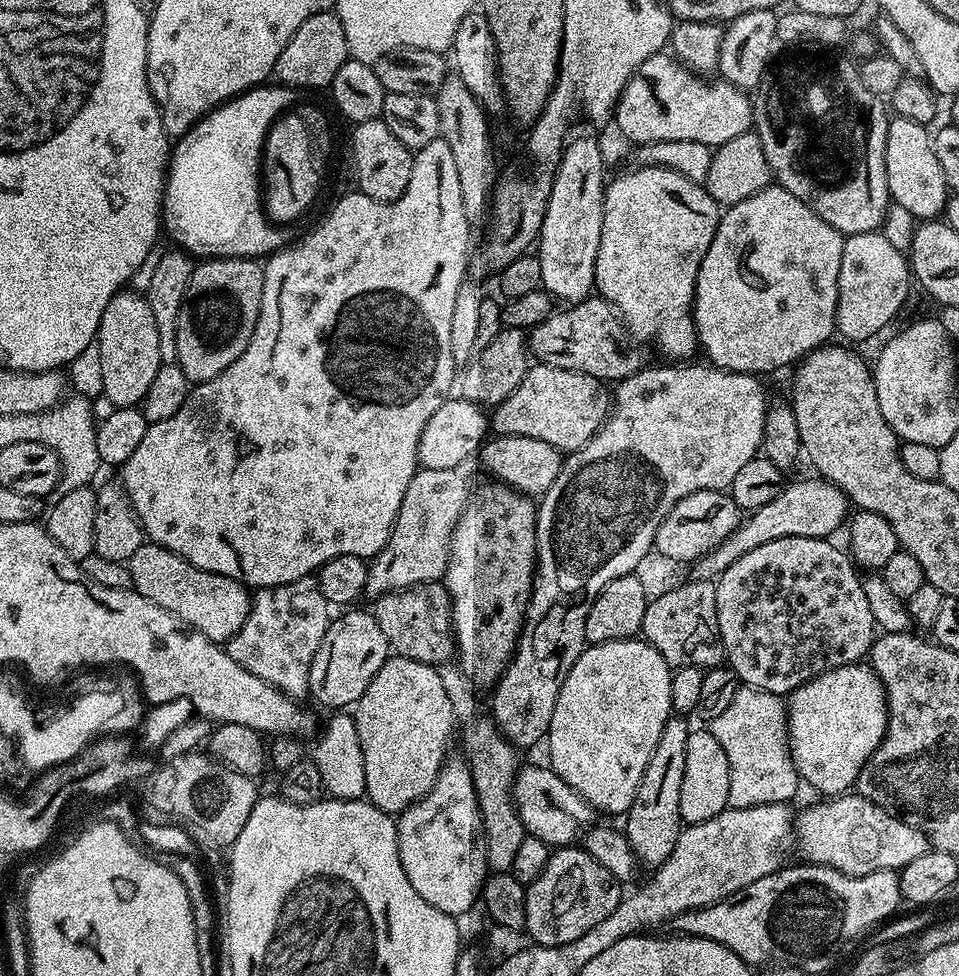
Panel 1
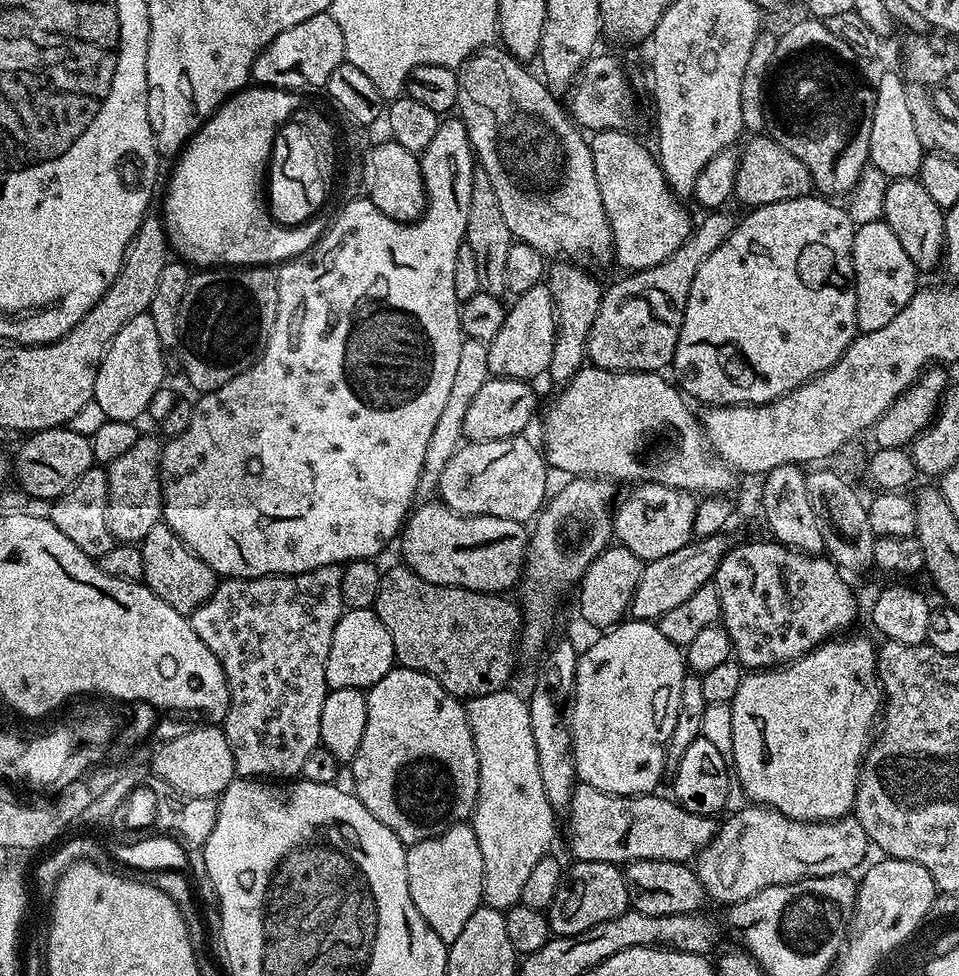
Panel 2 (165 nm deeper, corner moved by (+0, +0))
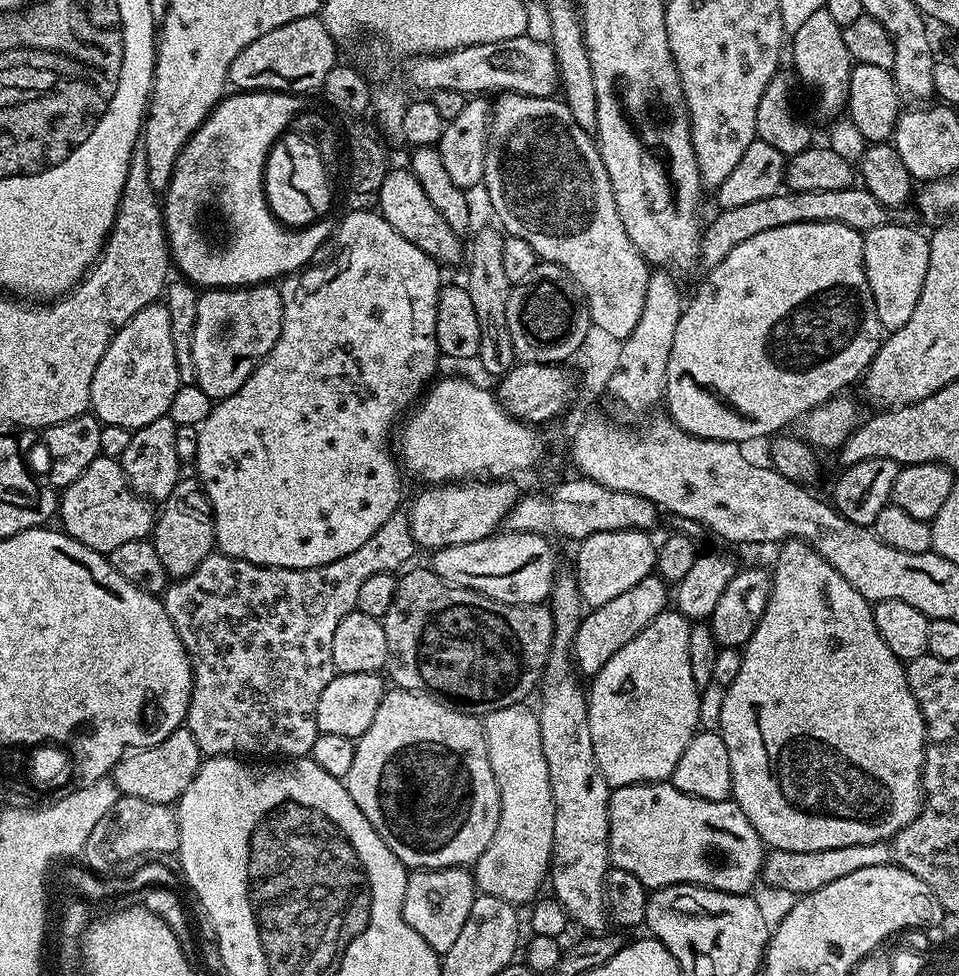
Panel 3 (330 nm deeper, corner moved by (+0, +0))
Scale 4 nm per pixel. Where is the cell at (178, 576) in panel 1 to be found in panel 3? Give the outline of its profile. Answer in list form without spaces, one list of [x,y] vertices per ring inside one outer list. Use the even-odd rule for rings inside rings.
[[[181,478],[170,490],[167,500],[163,501],[161,510],[155,517],[152,525],[152,535],[150,537],[154,550],[158,550],[158,558],[162,561],[162,566],[166,574],[172,580],[181,580],[184,576],[194,574],[198,566],[202,563],[202,558],[206,558],[216,548],[216,527],[212,525],[212,508],[208,505],[208,495],[200,487],[200,481],[196,478]]]

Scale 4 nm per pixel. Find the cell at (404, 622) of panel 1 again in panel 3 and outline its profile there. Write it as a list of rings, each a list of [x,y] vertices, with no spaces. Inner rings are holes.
[[[409,567],[397,579],[394,602],[390,602],[390,610],[386,612],[382,621],[386,630],[386,650],[388,651],[387,679],[395,687],[407,692],[423,692],[437,698],[443,698],[447,703],[459,708],[461,712],[469,712],[471,716],[477,718],[484,717],[487,712],[502,710],[506,706],[525,703],[529,699],[527,696],[531,692],[533,695],[537,691],[540,677],[544,675],[544,667],[550,654],[550,646],[554,638],[554,618],[551,607],[544,604],[503,604],[497,600],[491,600],[488,596],[482,595],[481,592],[475,592],[469,588],[456,588],[452,584],[447,584],[442,578],[436,576],[431,567],[416,567]]]

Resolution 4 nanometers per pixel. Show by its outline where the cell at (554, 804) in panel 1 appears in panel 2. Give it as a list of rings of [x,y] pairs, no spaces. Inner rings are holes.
[[[577,783],[568,803],[568,844],[572,847],[573,857],[586,862],[602,862],[627,866],[634,860],[679,860],[695,861],[705,846],[716,837],[717,821],[710,816],[699,816],[686,810],[675,799],[668,800],[661,794],[647,796],[615,796],[606,794],[589,784]]]

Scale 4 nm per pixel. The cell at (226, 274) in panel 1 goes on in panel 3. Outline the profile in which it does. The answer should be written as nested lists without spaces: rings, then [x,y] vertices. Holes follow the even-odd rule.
[[[268,282],[238,288],[210,288],[200,292],[198,318],[194,318],[192,349],[195,384],[207,394],[209,400],[225,400],[227,396],[234,394],[240,389],[242,382],[250,378],[252,371],[267,358],[274,342],[278,342],[278,334],[282,330],[283,309],[279,287]]]

